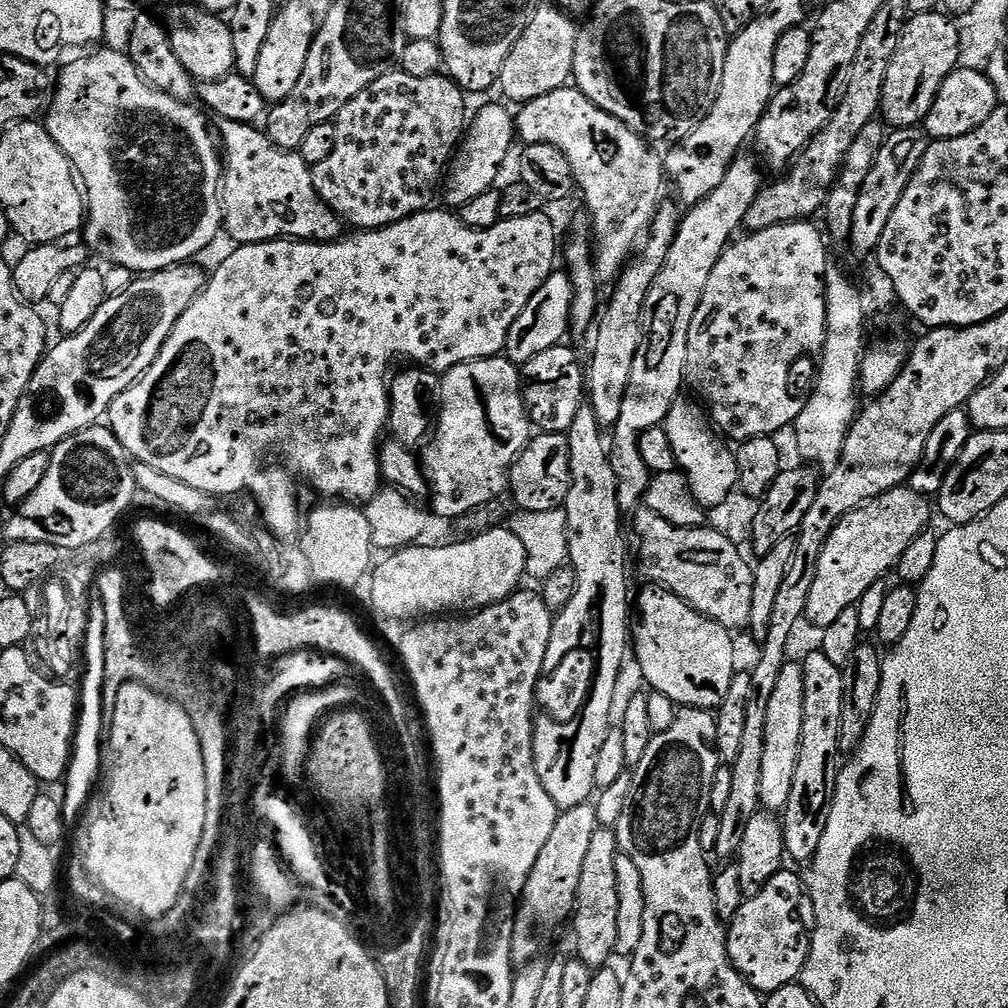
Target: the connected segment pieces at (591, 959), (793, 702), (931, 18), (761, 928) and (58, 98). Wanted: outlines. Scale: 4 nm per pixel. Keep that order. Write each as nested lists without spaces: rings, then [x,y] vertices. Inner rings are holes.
[[[611,827],[596,829],[590,850],[586,853],[586,862],[582,864],[582,878],[578,882],[577,902],[574,909],[576,924],[575,955],[588,968],[599,970],[613,963],[612,956],[617,955],[618,942],[618,870],[616,869],[616,836]]]
[[[799,663],[785,664],[766,716],[766,742],[762,756],[762,774],[760,775],[760,803],[767,811],[783,813],[790,802],[790,792],[794,790],[794,774],[800,761],[802,746],[802,724],[806,718],[806,682],[804,670]]]
[[[940,10],[915,13],[902,36],[902,46],[898,46],[890,70],[886,72],[886,86],[880,103],[883,119],[889,125],[892,123],[893,129],[923,125],[942,84],[950,73],[956,71],[959,63],[960,30],[957,21]]]
[[[788,871],[774,874],[774,878],[770,878],[756,895],[747,897],[736,917],[727,925],[728,953],[732,964],[761,994],[771,994],[782,990],[782,986],[797,983],[804,975],[810,953],[810,932],[804,929],[804,920],[800,917],[800,899],[803,896],[805,899],[806,884],[798,873]]]
[[[103,48],[96,50],[101,50],[101,52],[96,52],[93,56],[84,56],[81,60],[66,65],[61,70],[60,77],[55,77],[52,99],[42,123],[47,128],[50,138],[58,142],[58,146],[72,163],[82,185],[82,191],[86,197],[86,223],[82,229],[82,236],[87,247],[92,250],[97,248],[109,260],[107,262],[109,265],[129,268],[134,274],[151,274],[161,272],[163,268],[175,268],[196,258],[192,256],[198,255],[203,248],[210,247],[215,242],[216,235],[221,235],[224,226],[222,152],[218,147],[218,140],[213,129],[212,132],[208,129],[209,117],[199,107],[191,108],[193,106],[191,103],[175,100],[170,98],[170,94],[159,92],[141,78],[140,71],[134,66],[132,59],[123,51],[115,52],[112,48]]]

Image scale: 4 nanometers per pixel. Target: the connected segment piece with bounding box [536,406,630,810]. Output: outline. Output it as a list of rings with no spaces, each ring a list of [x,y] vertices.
[[[585,406],[578,410],[574,426],[570,426],[566,434],[570,442],[572,485],[563,510],[568,515],[568,555],[571,567],[576,570],[576,593],[553,619],[548,664],[558,665],[564,659],[564,652],[568,653],[572,644],[588,640],[588,628],[596,628],[596,632],[600,632],[596,640],[604,644],[604,672],[600,672],[600,688],[596,688],[596,700],[591,700],[592,708],[587,705],[583,708],[588,711],[588,720],[584,720],[584,732],[580,732],[580,740],[568,740],[568,744],[564,744],[564,756],[568,756],[564,772],[552,772],[552,764],[544,764],[544,740],[540,740],[536,772],[540,775],[546,794],[550,794],[556,807],[561,810],[589,803],[597,791],[598,752],[602,750],[602,744],[614,727],[611,718],[614,688],[622,660],[630,652],[628,544],[624,541],[616,475],[606,440],[604,444],[604,432],[594,410],[591,406]]]

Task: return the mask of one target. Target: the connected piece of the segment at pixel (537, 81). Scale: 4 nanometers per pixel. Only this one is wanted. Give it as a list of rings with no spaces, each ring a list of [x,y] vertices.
[[[541,3],[534,18],[530,18],[530,26],[526,26],[526,34],[518,38],[514,50],[510,50],[510,58],[506,58],[506,66],[502,68],[498,88],[504,91],[505,101],[513,100],[516,106],[523,106],[534,98],[542,98],[565,87],[572,80],[578,35],[578,24],[572,20],[575,19],[555,3]]]

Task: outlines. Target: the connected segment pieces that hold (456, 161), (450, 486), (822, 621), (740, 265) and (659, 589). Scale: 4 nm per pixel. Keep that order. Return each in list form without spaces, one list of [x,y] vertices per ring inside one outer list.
[[[488,104],[477,116],[475,113],[471,117],[470,127],[450,165],[450,175],[446,180],[449,209],[459,210],[466,202],[478,198],[478,194],[489,191],[495,185],[492,183],[495,182],[512,143],[517,143],[518,133],[513,113],[508,113],[503,108],[505,105],[500,104]]]
[[[503,355],[487,356],[485,360],[471,360],[443,373],[438,419],[422,452],[422,467],[432,500],[431,511],[436,511],[444,520],[459,521],[478,506],[501,499],[509,491],[512,467],[533,435],[534,425],[524,404],[522,372],[511,360]]]
[[[901,486],[863,504],[858,510],[846,514],[830,534],[816,567],[814,586],[806,616],[813,623],[827,629],[842,610],[859,605],[860,600],[884,576],[900,563],[906,548],[926,531],[934,516],[929,497],[918,494],[910,486]]]
[[[812,222],[775,224],[766,230],[748,232],[745,235],[745,240],[737,239],[728,245],[727,250],[722,254],[722,258],[718,258],[718,266],[714,266],[714,274],[710,274],[710,282],[706,282],[702,302],[698,306],[698,310],[694,314],[694,322],[690,326],[686,380],[690,388],[692,384],[693,390],[697,392],[695,395],[702,401],[713,425],[729,441],[743,442],[750,438],[775,437],[776,432],[782,431],[783,428],[791,429],[795,425],[796,419],[799,418],[802,400],[792,393],[792,371],[795,370],[796,363],[803,356],[808,356],[811,352],[816,354],[821,351],[827,334],[827,294],[824,288],[824,279],[826,278],[830,254],[828,254],[827,246],[824,245],[824,240],[826,241],[825,233],[821,229],[820,232],[812,225]]]
[[[648,586],[644,593],[640,596],[640,601],[635,601],[634,608],[640,611],[640,621],[634,624],[634,655],[642,666],[642,674],[644,675],[645,685],[652,692],[661,692],[666,694],[666,698],[670,698],[678,706],[686,708],[707,708],[709,710],[718,710],[722,706],[722,702],[726,698],[726,694],[730,694],[730,682],[736,677],[738,665],[736,665],[736,648],[732,645],[733,633],[727,628],[723,628],[718,622],[714,622],[708,616],[703,616],[698,610],[694,610],[682,598],[678,598],[672,592],[663,586]]]

